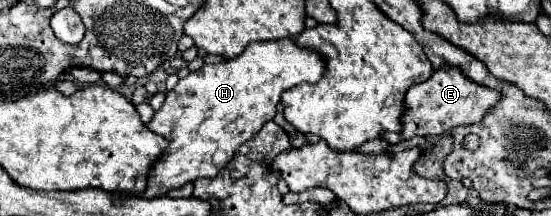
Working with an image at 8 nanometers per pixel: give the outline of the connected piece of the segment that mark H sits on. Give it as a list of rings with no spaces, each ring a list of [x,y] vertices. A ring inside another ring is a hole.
[[[294,37],[276,39],[276,41],[256,41],[250,43],[242,55],[232,61],[222,61],[218,65],[204,65],[198,71],[190,73],[188,77],[180,79],[178,85],[166,95],[162,109],[156,111],[150,123],[146,123],[152,131],[162,137],[168,137],[170,145],[166,153],[156,161],[148,175],[148,187],[144,197],[160,197],[166,195],[170,189],[178,189],[188,181],[196,181],[200,177],[216,177],[224,165],[228,165],[236,149],[244,145],[252,135],[260,131],[260,127],[276,115],[276,105],[280,103],[282,91],[298,85],[298,83],[318,83],[326,71],[324,57],[318,51],[308,47],[298,47]]]

